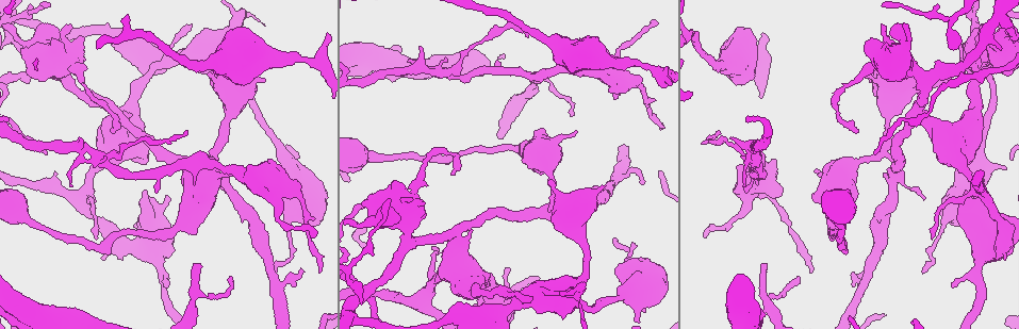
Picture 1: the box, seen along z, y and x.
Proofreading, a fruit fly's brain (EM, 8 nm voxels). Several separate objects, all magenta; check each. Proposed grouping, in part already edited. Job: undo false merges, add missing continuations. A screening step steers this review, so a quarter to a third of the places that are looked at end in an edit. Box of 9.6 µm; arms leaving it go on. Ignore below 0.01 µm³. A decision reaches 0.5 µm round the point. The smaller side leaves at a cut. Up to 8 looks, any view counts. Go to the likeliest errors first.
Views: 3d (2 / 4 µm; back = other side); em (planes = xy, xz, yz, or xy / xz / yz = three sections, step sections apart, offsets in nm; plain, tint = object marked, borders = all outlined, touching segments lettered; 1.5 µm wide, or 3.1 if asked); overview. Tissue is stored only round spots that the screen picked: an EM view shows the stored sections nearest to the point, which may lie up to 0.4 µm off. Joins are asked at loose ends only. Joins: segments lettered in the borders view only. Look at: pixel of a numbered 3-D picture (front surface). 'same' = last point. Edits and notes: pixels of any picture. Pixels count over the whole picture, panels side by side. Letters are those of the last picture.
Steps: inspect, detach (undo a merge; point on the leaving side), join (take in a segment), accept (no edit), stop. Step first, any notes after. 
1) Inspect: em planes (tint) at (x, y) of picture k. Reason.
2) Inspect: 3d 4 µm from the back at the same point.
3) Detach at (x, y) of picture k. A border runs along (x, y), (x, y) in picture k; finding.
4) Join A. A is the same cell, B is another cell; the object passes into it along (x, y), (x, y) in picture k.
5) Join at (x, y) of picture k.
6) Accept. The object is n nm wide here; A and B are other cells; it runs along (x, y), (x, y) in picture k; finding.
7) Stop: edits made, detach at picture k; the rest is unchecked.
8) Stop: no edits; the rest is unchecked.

Inspect: em planes (plain) at (743, 186) of picture 1. Thin end.

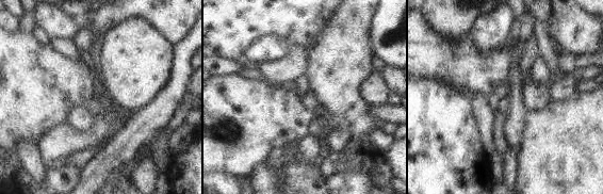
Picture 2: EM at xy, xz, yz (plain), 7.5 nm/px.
Inspect: em planes (borders) at the same point.

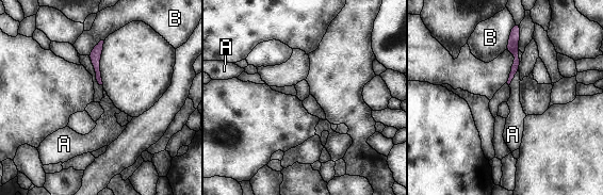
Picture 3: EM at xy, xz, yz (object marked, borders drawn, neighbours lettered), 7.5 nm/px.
Join A. A is the same cell, B is another cell; the cell continues.

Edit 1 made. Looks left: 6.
Inspect: 3d 2 µm at (756, 181) of picture 1. An open end.

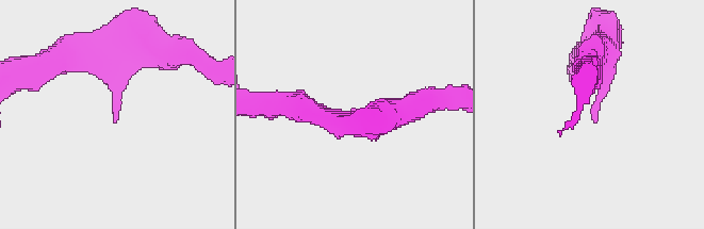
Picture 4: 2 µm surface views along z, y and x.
Inspect: em planes (tint) at (593, 120) of picture 4.

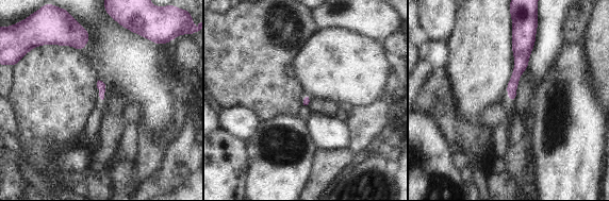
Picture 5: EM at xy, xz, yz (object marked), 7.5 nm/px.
Inspect: em planes (borders) at the same point.

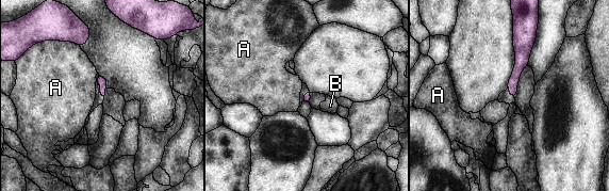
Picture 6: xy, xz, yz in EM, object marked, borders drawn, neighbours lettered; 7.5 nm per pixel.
Accept. A and B are other cells; it runs along (516, 31), (521, 64), (513, 94) in picture 6; no lettered segment goes on from it.

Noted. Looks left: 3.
Inspect: em planes (borders) at (764, 264) of picture 1. An open end.

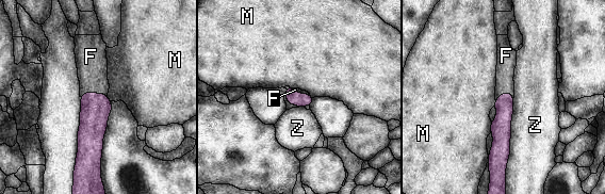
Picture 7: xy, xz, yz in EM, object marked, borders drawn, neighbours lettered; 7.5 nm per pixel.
Join F. The object is 100 nm wide here; F is the same cell, M and Z are other cells; the object passes into it along (96, 108), (94, 93), (92, 63) in picture 7; the cell continues.

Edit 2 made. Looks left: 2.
Stop: edits made, join at picture 3, join at picture 7; the rest is unchecked.

